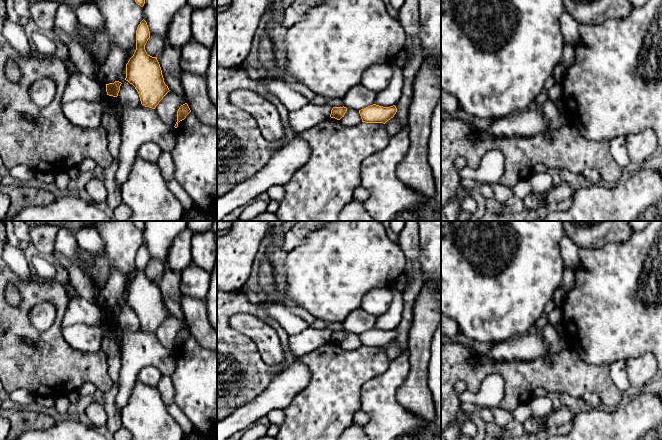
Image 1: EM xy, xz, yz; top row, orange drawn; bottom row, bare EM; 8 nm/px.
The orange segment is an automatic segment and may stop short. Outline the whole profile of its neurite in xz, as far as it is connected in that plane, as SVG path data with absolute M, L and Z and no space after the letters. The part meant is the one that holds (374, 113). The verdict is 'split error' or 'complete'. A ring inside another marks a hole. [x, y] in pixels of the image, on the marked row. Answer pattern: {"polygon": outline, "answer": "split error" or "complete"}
{"polygon": "M373 104L364 109L359 110L362 122L383 124L393 118L396 112L397 108L395 105L390 107L383 107Z", "answer": "complete"}

